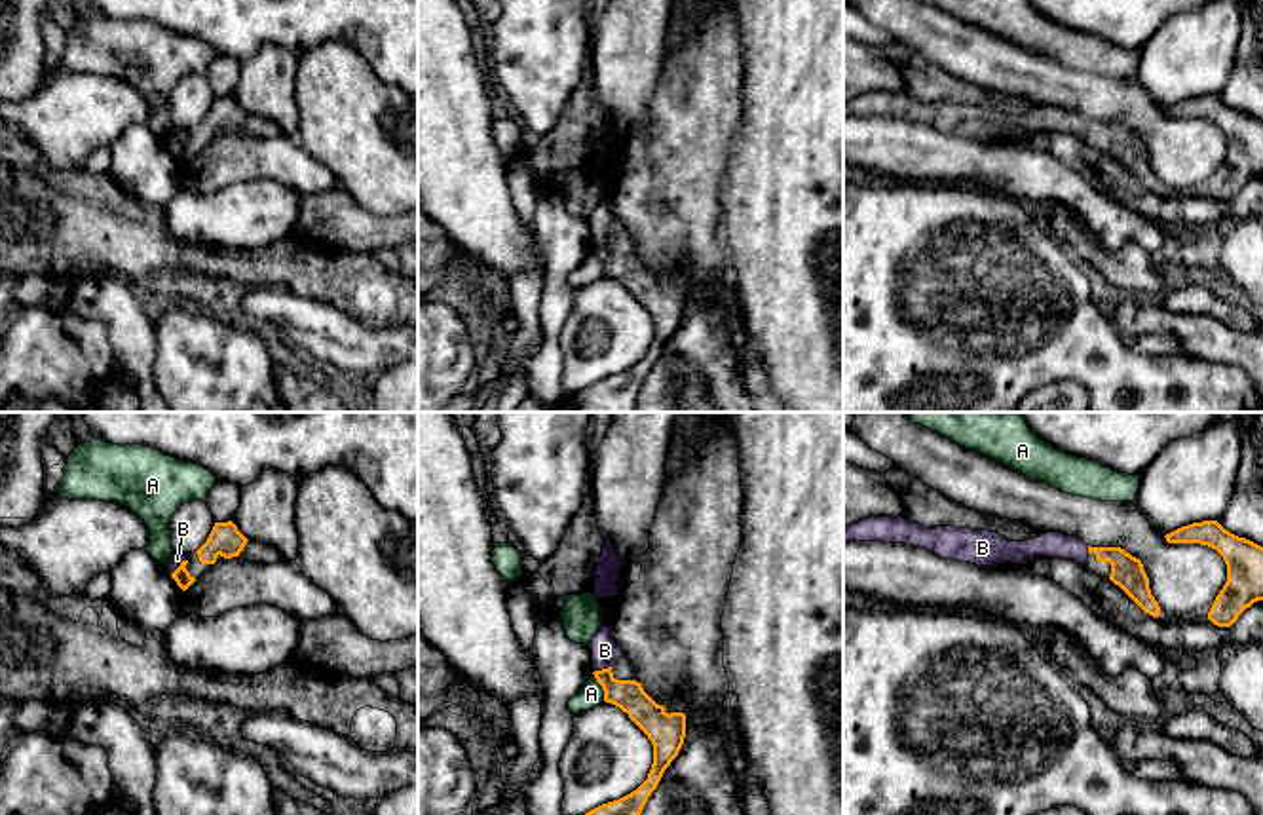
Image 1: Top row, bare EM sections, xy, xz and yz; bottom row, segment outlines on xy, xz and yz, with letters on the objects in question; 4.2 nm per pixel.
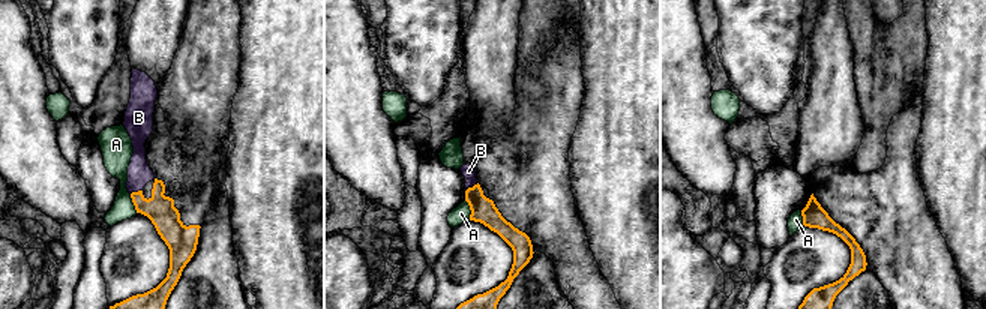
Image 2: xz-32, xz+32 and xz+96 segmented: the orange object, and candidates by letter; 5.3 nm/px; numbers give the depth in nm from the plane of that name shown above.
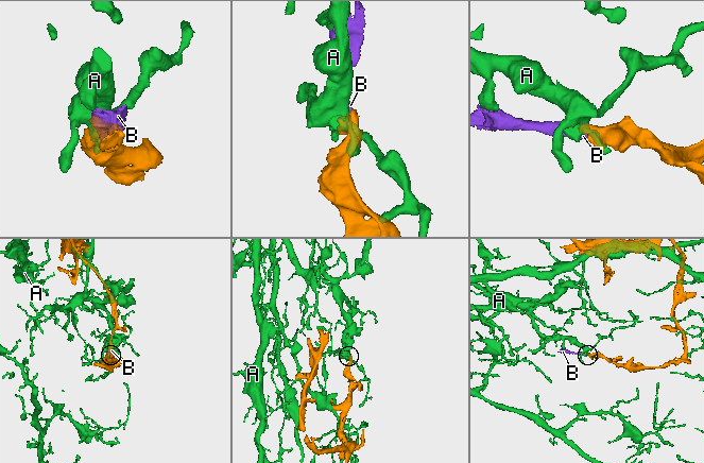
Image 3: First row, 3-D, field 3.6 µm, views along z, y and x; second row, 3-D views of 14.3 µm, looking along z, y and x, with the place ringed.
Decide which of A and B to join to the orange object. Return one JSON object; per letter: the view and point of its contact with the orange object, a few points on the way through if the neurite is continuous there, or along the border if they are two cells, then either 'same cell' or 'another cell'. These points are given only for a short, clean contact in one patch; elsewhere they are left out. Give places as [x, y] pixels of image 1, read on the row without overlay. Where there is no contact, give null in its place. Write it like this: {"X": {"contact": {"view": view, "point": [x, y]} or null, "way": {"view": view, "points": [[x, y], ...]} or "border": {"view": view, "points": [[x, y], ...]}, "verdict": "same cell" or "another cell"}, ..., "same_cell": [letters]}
{"A": {"contact": {"view": "xz", "point": [601, 259]}, "verdict": "another cell"}, "B": {"contact": {"view": "xy", "point": [179, 141]}, "way": {"view": "xy", "points": [[183, 152], [179, 141], [177, 133]]}, "verdict": "same cell"}, "same_cell": ["B"]}

